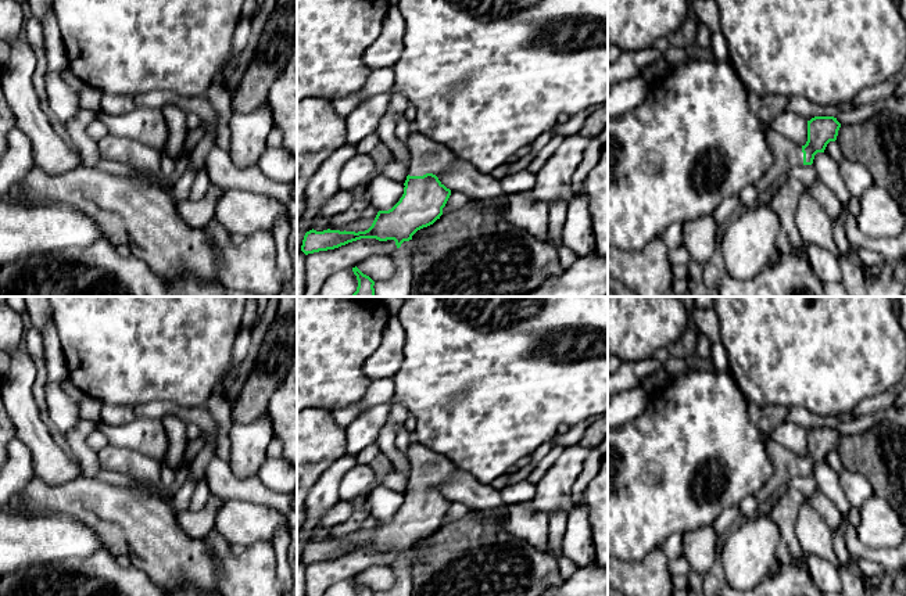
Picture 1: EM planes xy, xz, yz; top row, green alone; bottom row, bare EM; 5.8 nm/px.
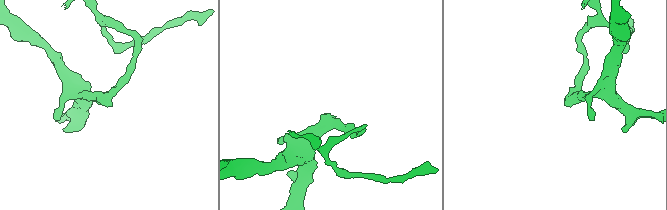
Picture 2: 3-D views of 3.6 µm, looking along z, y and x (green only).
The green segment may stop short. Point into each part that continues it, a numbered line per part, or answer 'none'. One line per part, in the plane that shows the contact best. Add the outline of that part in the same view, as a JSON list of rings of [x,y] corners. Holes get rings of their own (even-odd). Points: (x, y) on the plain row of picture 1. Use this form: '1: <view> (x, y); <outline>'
1: xz (426, 466); [[[419,442],[411,444],[407,456],[411,464],[409,487],[423,487],[426,484],[438,487],[459,468],[443,455]]]

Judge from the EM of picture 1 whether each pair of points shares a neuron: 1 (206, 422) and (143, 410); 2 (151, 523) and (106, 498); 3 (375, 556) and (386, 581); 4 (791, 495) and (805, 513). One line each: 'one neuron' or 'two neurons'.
1: one neuron
2: one neuron
3: two neurons
4: two neurons

